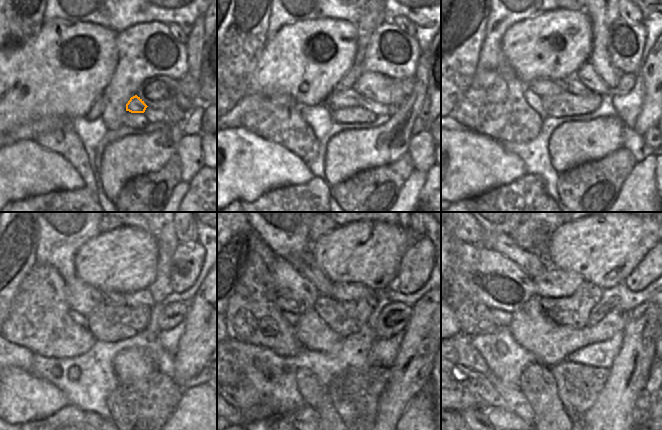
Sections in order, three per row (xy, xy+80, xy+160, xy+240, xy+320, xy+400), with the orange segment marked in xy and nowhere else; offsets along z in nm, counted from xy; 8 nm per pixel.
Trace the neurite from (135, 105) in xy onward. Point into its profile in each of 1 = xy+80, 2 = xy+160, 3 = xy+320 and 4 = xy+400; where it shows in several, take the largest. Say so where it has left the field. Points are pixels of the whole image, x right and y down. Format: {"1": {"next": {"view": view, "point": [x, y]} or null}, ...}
{"1": {"next": {"view": "xy+80", "point": [339, 98]}}, "2": {"next": {"view": "xy+160", "point": [543, 87]}}, "3": {"next": {"view": "xy+320", "point": [293, 293]}}, "4": {"next": {"view": "xy+400", "point": [497, 282]}}}

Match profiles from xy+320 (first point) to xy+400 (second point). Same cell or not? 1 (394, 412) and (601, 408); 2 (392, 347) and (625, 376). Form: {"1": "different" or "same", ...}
{"1": "same", "2": "different"}

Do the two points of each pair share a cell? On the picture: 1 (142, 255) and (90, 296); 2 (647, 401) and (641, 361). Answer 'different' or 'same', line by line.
1: different
2: different

